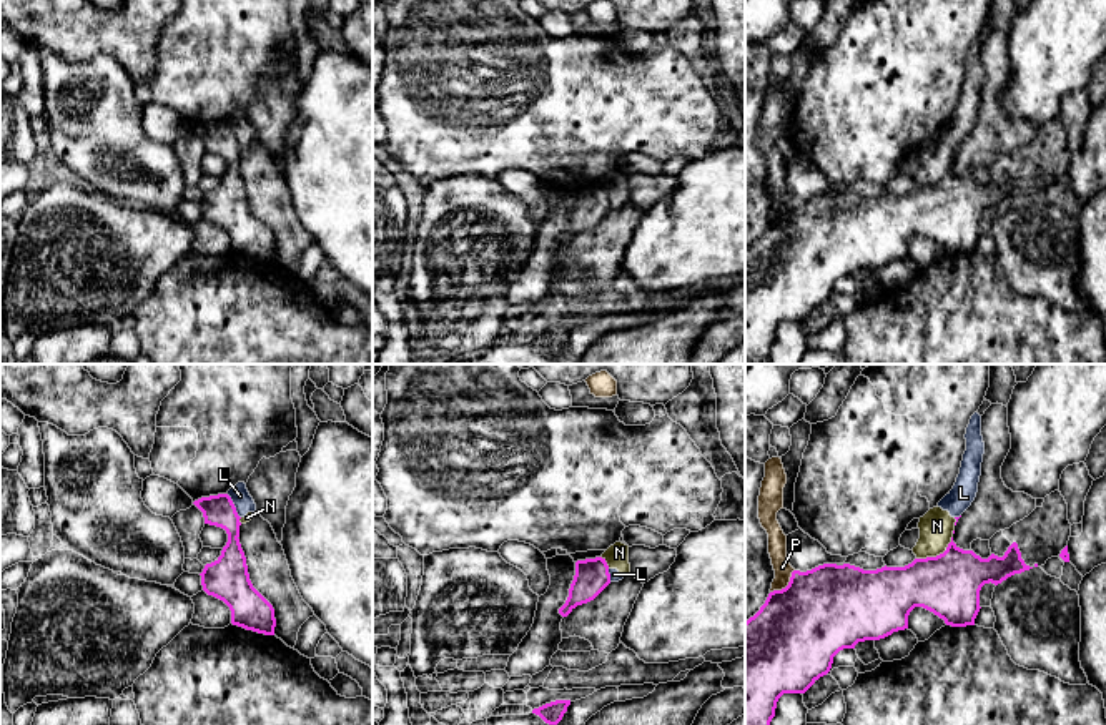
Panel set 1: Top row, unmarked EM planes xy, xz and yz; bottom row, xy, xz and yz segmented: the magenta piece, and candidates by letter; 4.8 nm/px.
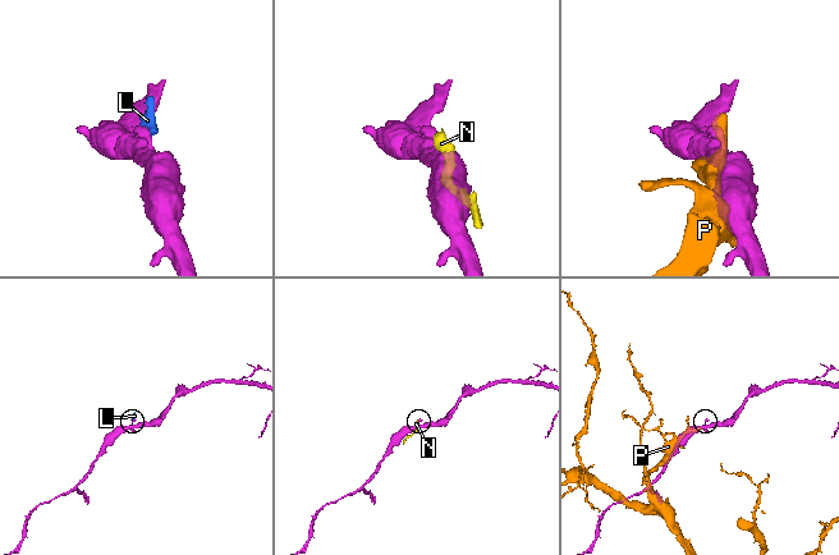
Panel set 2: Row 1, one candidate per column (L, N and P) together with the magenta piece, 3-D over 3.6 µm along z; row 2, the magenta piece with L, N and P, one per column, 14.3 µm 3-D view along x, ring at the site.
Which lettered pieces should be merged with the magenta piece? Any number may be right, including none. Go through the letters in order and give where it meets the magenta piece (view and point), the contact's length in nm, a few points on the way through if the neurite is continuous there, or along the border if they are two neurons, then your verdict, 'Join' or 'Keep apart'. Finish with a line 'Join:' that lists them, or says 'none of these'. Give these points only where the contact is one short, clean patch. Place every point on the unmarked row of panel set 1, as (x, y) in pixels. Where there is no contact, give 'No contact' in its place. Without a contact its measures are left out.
L: Touches magenta at xy (233, 133). Shared border 140 nm. Boundary: xy (227, 122), (240, 145). Keep apart
N: Touches magenta at yz (937, 183). Shared border 200 nm. Keep apart
P: Touches magenta at yz (787, 213). Shared border 170 nm. Keep apart
Join: none of these

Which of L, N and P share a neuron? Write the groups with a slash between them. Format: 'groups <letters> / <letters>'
groups L N / P

